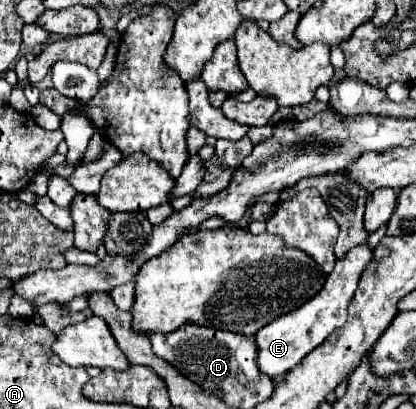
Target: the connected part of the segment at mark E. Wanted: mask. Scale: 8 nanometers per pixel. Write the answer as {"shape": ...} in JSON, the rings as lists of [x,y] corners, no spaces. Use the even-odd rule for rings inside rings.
{"shape":[[[368,242],[354,246],[352,250],[348,250],[348,254],[344,254],[344,258],[336,260],[336,266],[334,266],[332,274],[328,276],[324,288],[312,300],[308,300],[298,310],[276,318],[268,326],[264,326],[264,330],[256,332],[254,338],[258,344],[258,368],[260,368],[260,372],[268,374],[270,378],[276,378],[282,372],[292,370],[308,352],[312,352],[334,330],[338,330],[346,324],[348,304],[350,304],[350,300],[358,288],[358,280],[362,276],[362,270],[368,266],[368,262],[372,262],[372,258],[374,258],[374,250],[368,246]]]}

